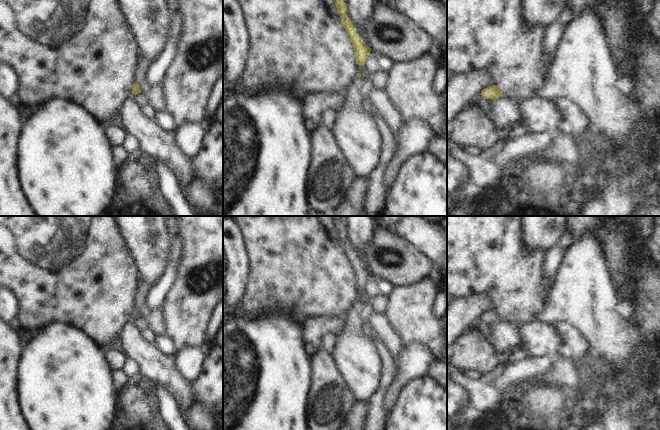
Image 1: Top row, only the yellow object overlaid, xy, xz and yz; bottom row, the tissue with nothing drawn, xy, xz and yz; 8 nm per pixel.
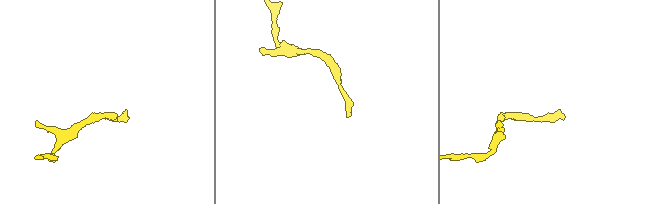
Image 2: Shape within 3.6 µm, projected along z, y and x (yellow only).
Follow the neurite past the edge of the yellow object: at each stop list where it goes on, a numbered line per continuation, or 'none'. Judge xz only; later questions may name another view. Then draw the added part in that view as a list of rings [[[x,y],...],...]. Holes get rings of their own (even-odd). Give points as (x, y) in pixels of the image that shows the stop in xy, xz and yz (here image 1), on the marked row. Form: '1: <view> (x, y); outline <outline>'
1: xz (355, 132); outline [[[356,77],[346,90],[346,101],[336,112],[332,132],[355,176],[368,177],[378,163],[382,140],[373,117],[362,109],[361,85],[362,79]]]

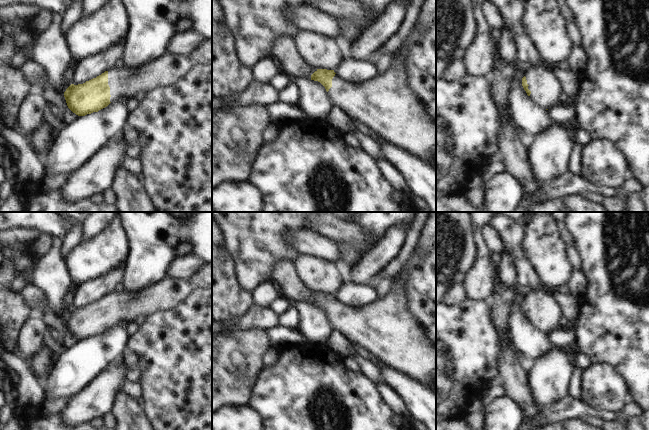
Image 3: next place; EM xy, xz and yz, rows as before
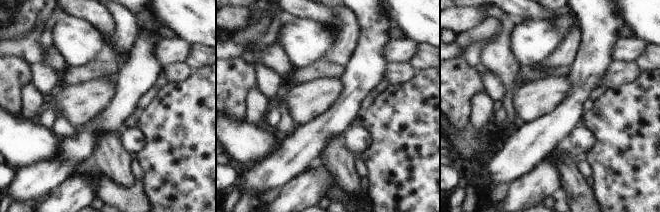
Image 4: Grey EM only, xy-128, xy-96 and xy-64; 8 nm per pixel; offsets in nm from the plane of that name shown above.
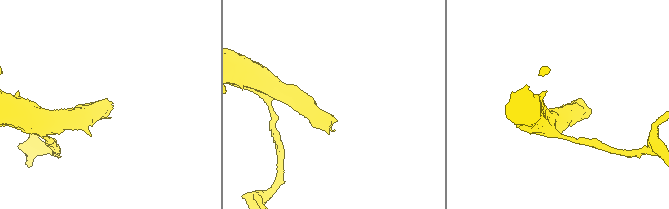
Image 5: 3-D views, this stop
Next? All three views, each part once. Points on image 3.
1: xy (167, 69); outline [[[166,52],[151,64],[135,71],[113,67],[108,70],[110,102],[119,102],[121,99],[129,101],[139,91],[148,93],[156,88],[170,86],[181,79],[193,65],[188,56]]]

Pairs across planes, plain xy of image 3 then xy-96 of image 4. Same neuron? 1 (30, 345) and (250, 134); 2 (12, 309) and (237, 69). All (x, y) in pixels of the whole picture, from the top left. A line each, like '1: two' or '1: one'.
1: two
2: one

